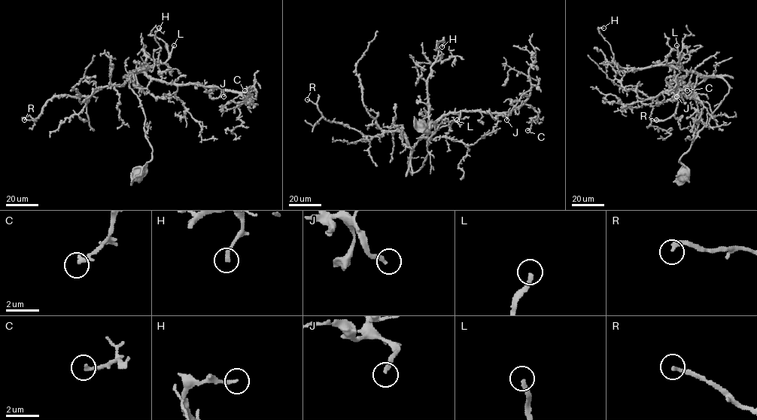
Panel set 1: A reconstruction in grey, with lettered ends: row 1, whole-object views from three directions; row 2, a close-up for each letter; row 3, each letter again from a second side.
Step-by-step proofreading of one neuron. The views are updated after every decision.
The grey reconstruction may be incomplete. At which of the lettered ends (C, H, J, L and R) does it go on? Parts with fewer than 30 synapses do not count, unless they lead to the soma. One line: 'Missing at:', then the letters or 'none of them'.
Missing at: C, J

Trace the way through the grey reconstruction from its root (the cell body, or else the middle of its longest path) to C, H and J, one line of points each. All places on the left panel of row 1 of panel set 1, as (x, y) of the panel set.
C: (138, 176), (151, 159), (152, 148), (143, 108), (128, 76), (140, 71), (168, 83), (255, 89), (244, 90)
H: (138, 176), (151, 159), (152, 148), (143, 108), (128, 76), (157, 63), (159, 28)
J: (138, 176), (151, 159), (152, 148), (143, 108), (128, 76), (140, 71), (168, 83), (218, 86), (223, 96)

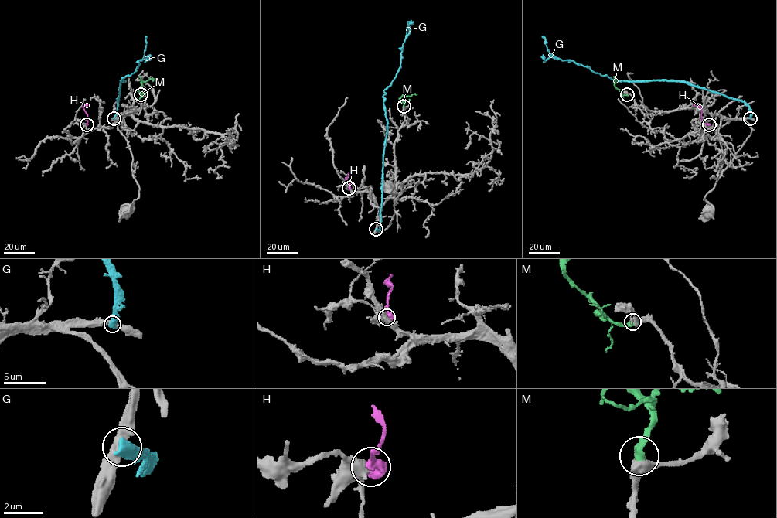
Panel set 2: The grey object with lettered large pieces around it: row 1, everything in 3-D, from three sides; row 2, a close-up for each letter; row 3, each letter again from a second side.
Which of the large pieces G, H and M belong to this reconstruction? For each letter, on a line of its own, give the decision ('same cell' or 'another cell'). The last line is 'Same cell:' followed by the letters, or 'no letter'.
G: another cell
H: another cell
M: same cell
Same cell: M

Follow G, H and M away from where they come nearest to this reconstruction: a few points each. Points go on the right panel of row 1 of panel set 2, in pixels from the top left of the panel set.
G: (750, 118), (749, 107), (744, 101), (686, 83), (617, 80), (572, 60), (560, 59), (549, 52), (542, 36)
H: (708, 124), (701, 118), (701, 107), (693, 105)
M: (627, 94), (615, 86), (617, 81), (615, 79), (615, 81)

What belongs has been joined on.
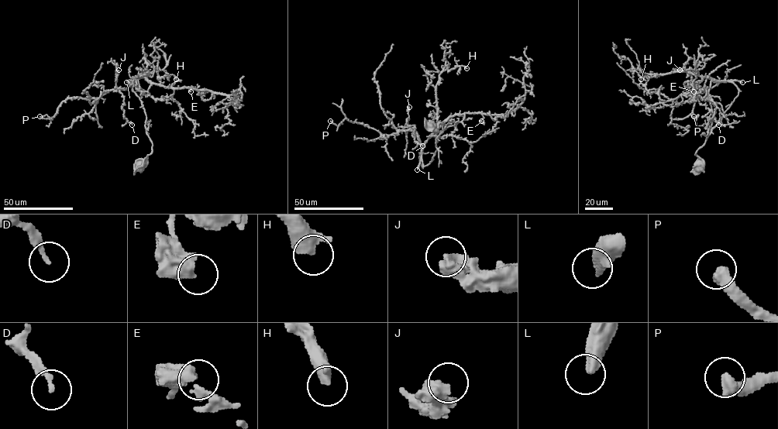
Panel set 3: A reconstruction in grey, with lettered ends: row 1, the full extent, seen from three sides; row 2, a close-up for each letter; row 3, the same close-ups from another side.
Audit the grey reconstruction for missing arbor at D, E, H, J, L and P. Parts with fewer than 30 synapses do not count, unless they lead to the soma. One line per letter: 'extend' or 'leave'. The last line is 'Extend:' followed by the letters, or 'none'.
D: leave
E: leave
H: leave
J: leave
L: extend
P: leave
Extend: L

